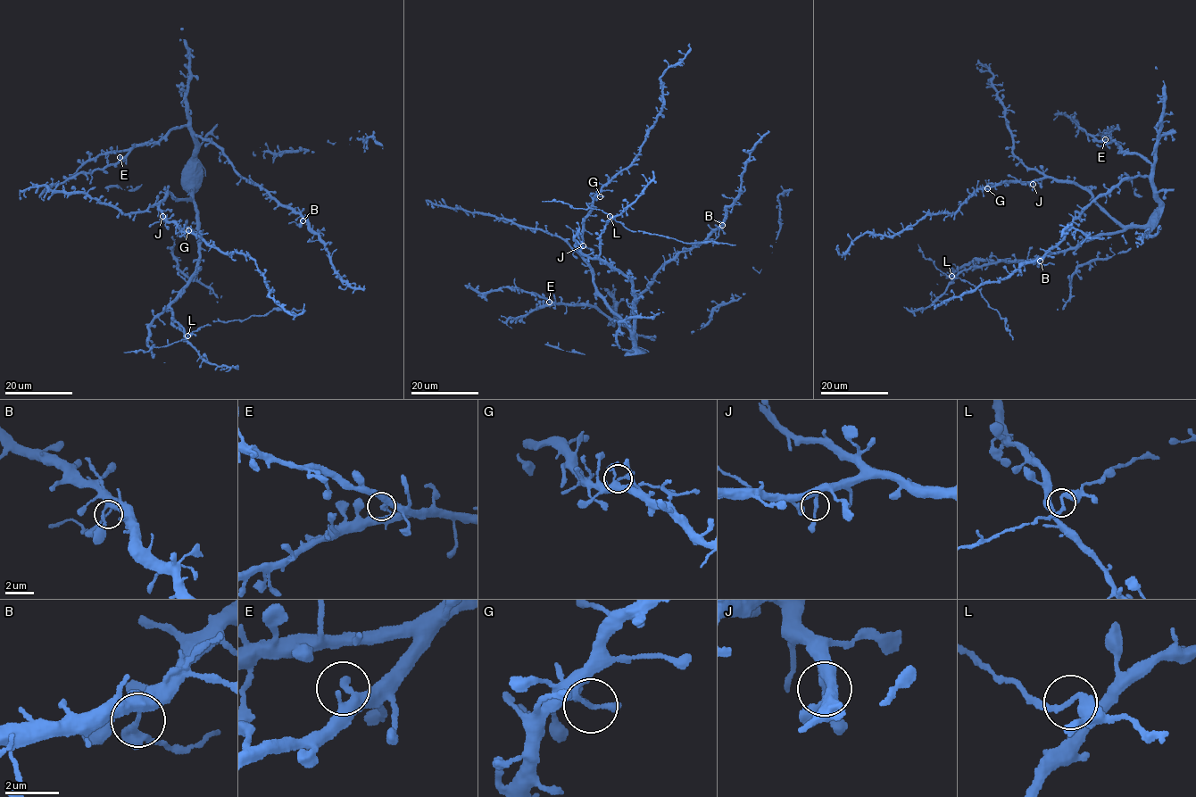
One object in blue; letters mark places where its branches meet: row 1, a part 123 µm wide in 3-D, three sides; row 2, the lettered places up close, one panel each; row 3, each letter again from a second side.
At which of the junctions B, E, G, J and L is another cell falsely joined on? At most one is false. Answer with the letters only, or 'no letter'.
B

